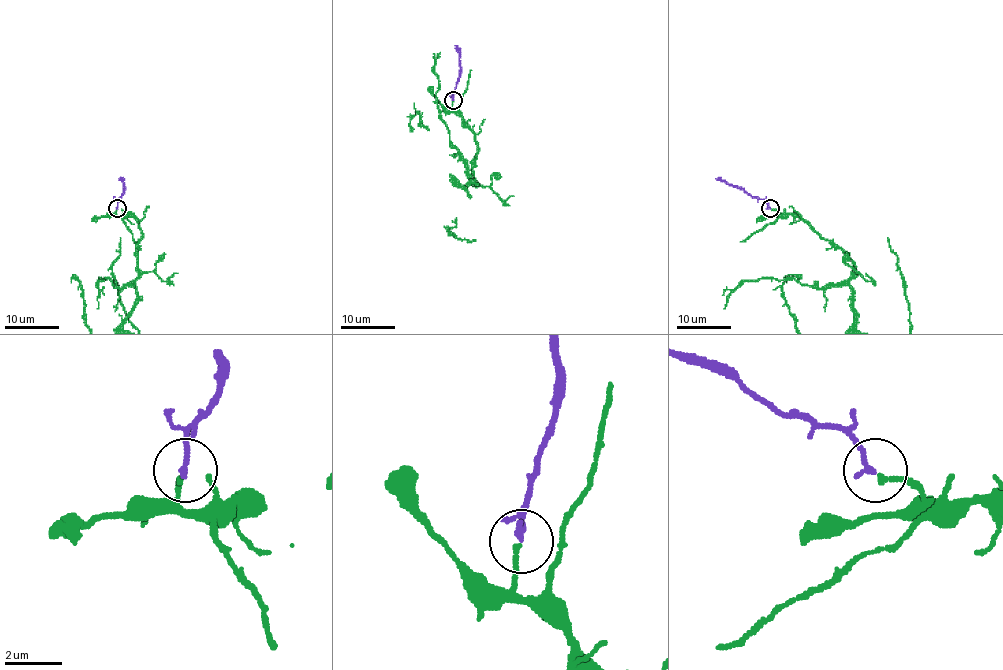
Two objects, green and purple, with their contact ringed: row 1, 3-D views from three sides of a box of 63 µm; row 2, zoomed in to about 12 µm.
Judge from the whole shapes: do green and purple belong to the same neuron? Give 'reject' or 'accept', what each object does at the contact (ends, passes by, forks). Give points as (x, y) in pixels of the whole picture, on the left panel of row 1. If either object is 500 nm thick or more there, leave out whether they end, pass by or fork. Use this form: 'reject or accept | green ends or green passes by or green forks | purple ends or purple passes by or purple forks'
accept | green ends | purple ends

